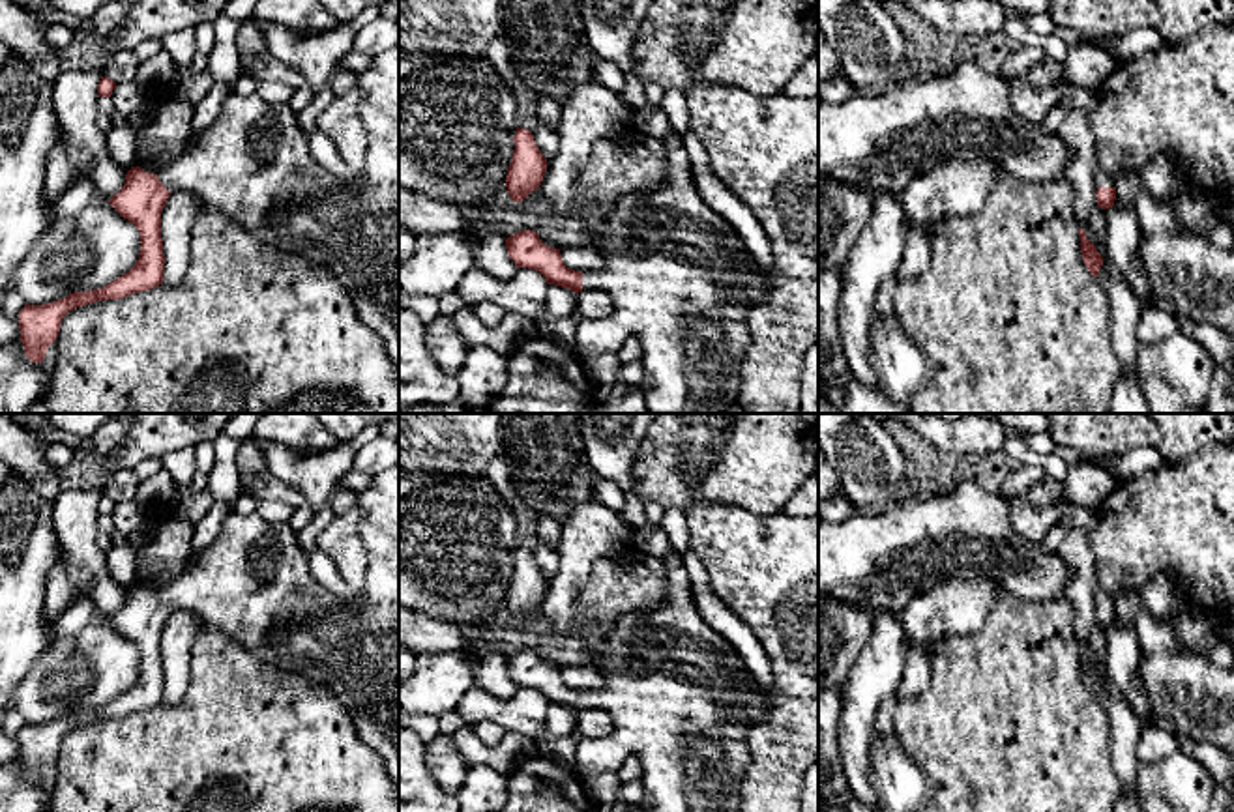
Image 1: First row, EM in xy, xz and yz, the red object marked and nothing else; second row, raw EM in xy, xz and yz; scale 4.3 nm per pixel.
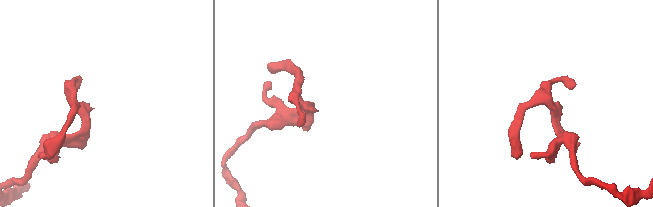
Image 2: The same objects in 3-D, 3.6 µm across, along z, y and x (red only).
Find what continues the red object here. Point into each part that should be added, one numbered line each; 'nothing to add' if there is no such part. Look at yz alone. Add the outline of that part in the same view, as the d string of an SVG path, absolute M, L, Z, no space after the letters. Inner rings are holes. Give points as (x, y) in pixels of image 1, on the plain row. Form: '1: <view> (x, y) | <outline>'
1: yz (1101, 597) | M1099 584L1094 589L1095 606L1114 606L1114 597L1110 597Z

